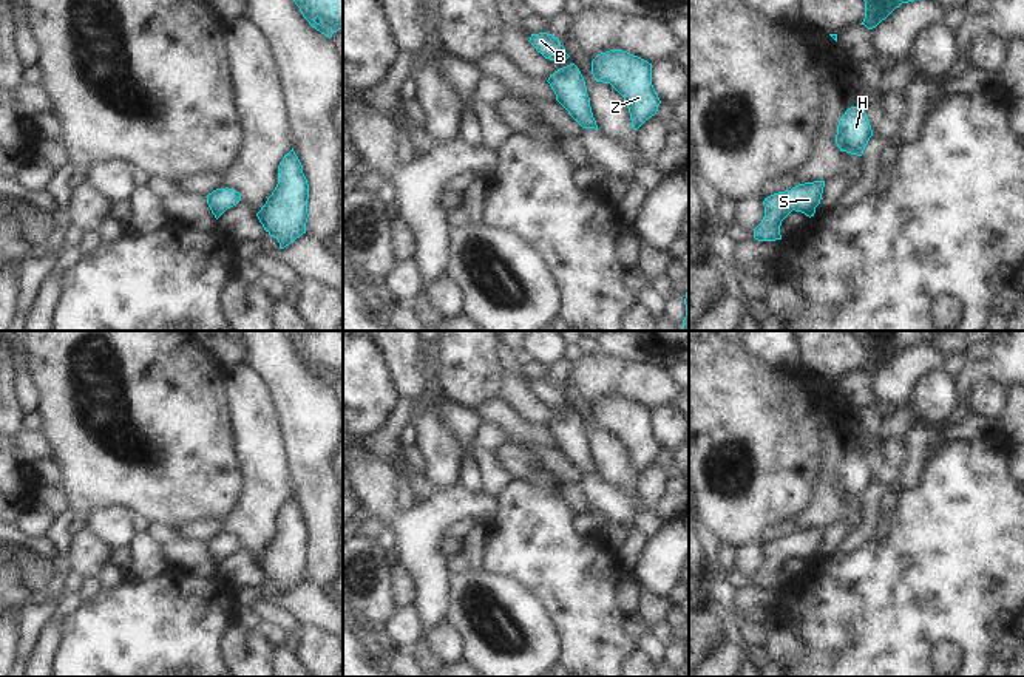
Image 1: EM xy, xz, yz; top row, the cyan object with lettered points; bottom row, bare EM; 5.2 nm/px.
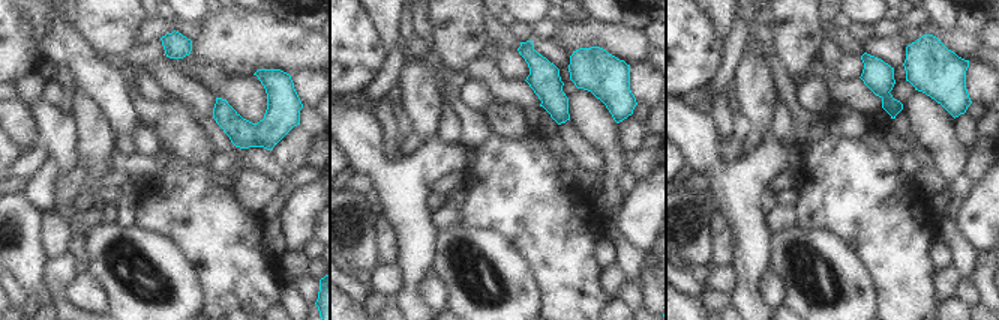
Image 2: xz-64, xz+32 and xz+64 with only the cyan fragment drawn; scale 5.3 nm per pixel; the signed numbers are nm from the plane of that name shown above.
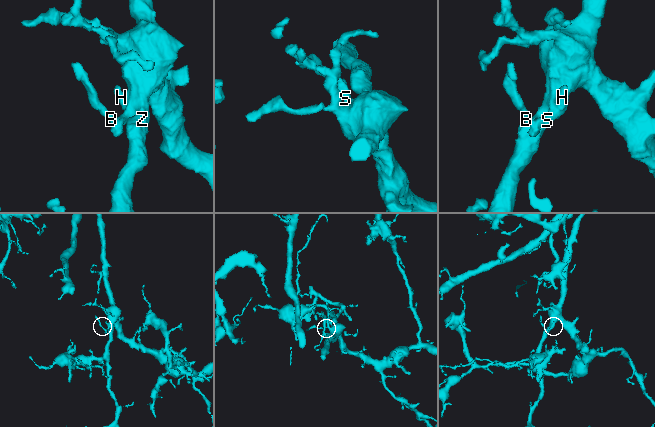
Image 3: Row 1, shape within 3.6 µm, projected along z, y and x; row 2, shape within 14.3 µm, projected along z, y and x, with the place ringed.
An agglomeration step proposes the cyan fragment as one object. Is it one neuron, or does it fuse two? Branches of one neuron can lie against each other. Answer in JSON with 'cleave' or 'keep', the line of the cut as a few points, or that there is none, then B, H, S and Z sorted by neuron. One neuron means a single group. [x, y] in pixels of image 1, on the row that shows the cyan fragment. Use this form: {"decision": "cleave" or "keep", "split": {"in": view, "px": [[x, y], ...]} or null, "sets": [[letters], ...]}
{"decision": "keep", "split": null, "sets": [["B", "H", "S", "Z"]]}

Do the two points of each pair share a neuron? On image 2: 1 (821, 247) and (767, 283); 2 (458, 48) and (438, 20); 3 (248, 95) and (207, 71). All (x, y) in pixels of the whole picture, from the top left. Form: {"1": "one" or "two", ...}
{"1": "two", "2": "one", "3": "one"}

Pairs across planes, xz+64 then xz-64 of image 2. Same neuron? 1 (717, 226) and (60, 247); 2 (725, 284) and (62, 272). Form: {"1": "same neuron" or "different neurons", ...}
{"1": "same neuron", "2": "same neuron"}

